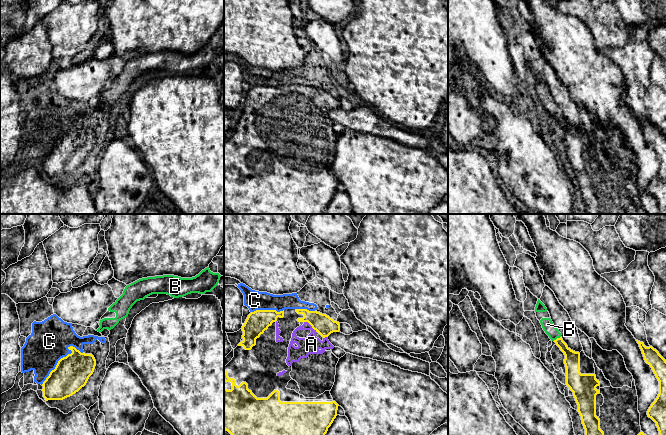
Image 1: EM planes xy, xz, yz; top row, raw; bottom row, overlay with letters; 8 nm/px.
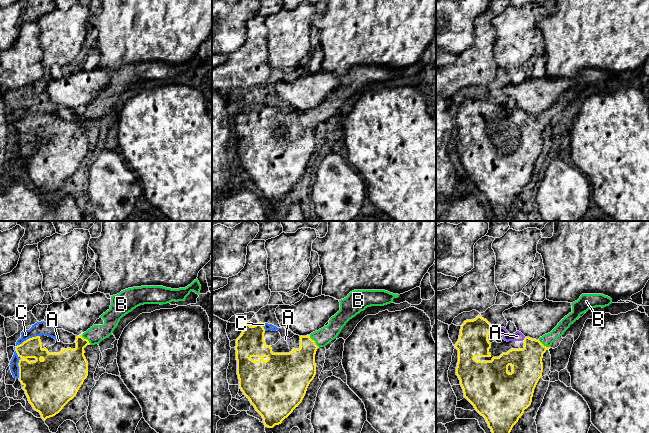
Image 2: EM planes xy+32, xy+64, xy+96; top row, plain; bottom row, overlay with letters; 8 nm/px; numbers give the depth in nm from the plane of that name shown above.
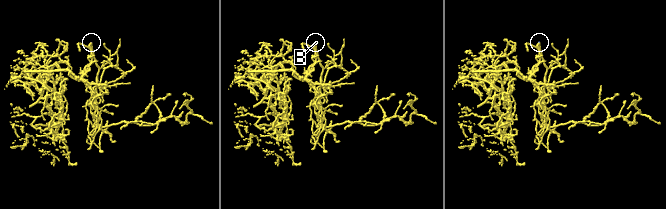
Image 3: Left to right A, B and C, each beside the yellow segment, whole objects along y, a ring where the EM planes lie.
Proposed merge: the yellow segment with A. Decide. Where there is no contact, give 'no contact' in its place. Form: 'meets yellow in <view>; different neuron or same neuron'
meets yellow in xz; same neuron

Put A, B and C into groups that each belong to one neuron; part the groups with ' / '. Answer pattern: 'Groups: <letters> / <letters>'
Groups: A B / C

